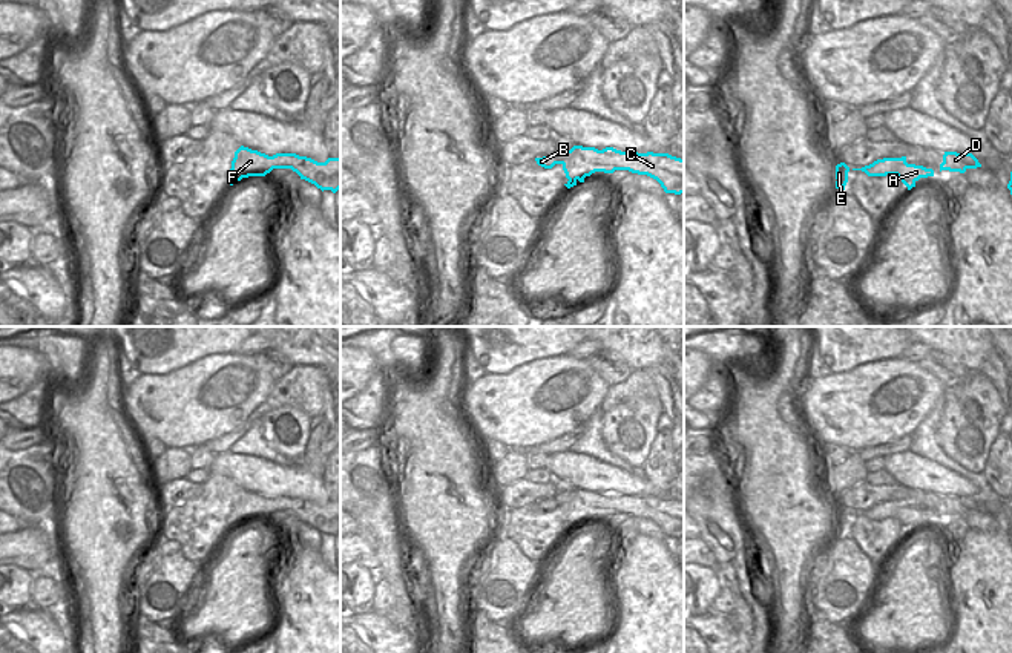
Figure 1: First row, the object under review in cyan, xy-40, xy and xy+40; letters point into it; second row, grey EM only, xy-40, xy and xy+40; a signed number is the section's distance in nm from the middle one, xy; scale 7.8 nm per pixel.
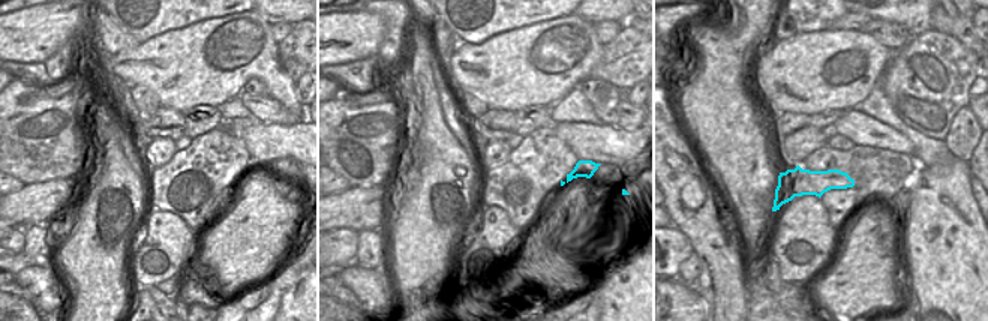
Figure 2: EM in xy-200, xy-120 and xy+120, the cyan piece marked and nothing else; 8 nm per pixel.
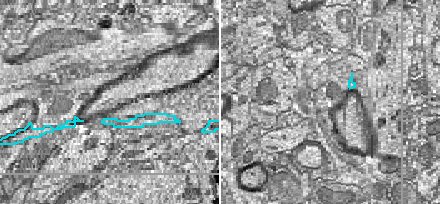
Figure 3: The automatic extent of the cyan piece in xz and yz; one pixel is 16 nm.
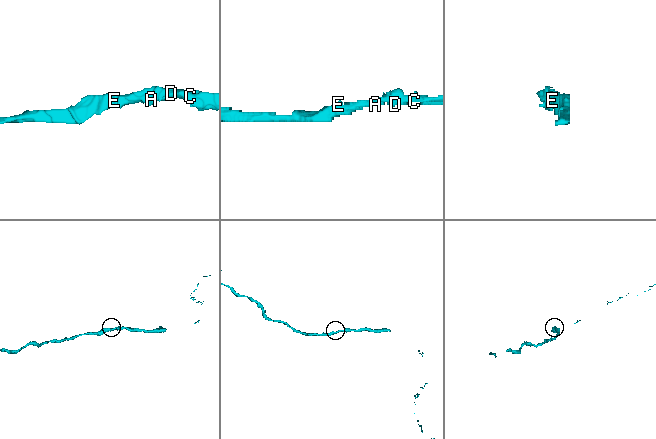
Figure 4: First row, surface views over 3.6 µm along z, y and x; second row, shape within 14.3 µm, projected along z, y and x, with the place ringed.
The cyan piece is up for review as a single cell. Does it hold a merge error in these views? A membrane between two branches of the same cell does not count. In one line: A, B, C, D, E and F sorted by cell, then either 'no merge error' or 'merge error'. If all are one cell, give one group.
A B C D E F | no merge error

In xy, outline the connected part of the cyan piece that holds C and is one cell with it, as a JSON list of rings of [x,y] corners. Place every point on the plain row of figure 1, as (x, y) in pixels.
[[[573,489],[570,494],[557,494],[549,500],[535,501],[535,504],[544,512],[561,507],[569,523],[564,527],[567,532],[577,529],[578,524],[584,526],[584,521],[595,515],[629,514],[656,523],[665,537],[684,537],[684,503],[669,497],[621,495],[613,491],[598,494]]]

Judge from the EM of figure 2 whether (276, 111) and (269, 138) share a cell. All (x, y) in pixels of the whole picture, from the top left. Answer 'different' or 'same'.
different

